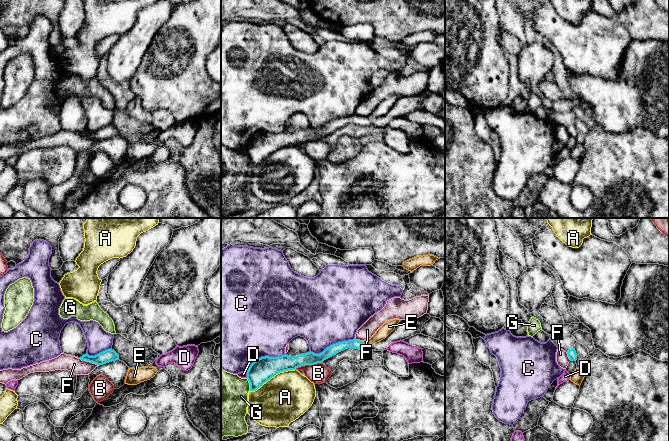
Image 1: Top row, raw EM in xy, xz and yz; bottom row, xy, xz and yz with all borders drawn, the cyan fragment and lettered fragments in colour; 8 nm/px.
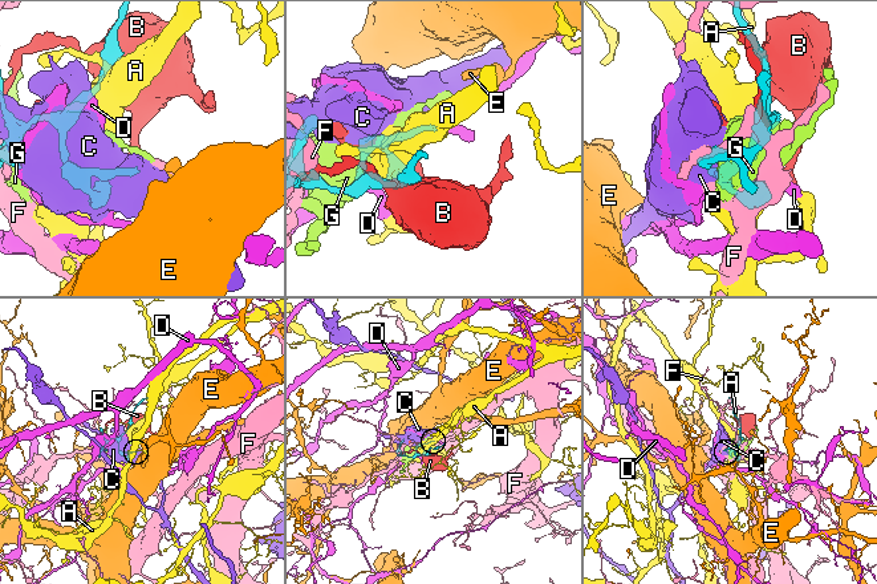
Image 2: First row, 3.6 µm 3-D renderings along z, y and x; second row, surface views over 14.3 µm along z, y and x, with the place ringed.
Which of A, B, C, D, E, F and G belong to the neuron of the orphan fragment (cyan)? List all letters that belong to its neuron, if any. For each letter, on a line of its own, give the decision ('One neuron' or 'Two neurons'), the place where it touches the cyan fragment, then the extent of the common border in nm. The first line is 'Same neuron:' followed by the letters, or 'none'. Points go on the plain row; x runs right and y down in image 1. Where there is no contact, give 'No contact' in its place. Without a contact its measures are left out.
Same neuron: E
A: Two neurons. Touches cyan at xz (272, 152). Shared border 420 nm
B: Two neurons. Touches cyan at xz (308, 140). Shared border 220 nm
C: Two neurons. Touches cyan at xz (333, 120). Shared border 380 nm
D: Two neurons. Touches cyan at xz (247, 150). Shared border 60 nm
E: One neuron. Touches cyan at xz (361, 121). Shared border 70 nm
F: Two neurons. Touches cyan at xy (89, 137). Shared border 180 nm
G: Two neurons. Touches cyan at xz (250, 160). Shared border 110 nm

